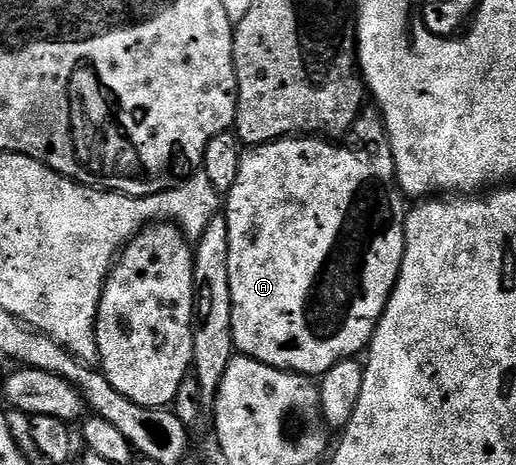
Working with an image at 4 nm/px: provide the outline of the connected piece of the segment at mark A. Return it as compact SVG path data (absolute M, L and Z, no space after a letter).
M298 135L250 148L241 158L239 179L235 187L231 187L223 201L223 216L229 225L229 282L233 304L231 327L234 350L242 357L253 357L259 363L286 369L288 373L303 373L310 379L320 378L331 367L335 367L335 363L356 358L368 350L373 332L385 313L389 297L401 274L405 254L407 201L397 184L395 159L388 140L373 141L362 149L344 149L337 144L341 143L330 143L313 135Z

